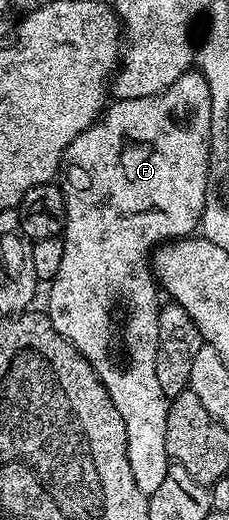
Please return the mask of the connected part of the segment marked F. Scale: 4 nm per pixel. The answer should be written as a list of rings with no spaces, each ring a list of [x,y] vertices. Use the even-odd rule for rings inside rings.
[[[187,72],[176,80],[163,92],[147,98],[120,98],[111,101],[103,109],[100,117],[92,123],[87,130],[80,132],[72,144],[62,153],[64,174],[66,170],[66,182],[61,183],[62,195],[66,198],[66,229],[62,243],[64,244],[64,260],[60,264],[60,272],[49,283],[50,286],[50,310],[48,317],[53,323],[58,334],[64,336],[90,361],[92,368],[98,374],[99,380],[104,384],[108,396],[112,396],[112,402],[116,404],[116,410],[126,425],[128,432],[128,464],[132,464],[132,480],[136,480],[136,488],[140,492],[150,495],[160,488],[168,468],[172,465],[166,451],[166,407],[168,399],[164,392],[160,392],[160,383],[156,380],[156,356],[158,355],[158,312],[160,301],[160,286],[156,281],[152,269],[152,255],[155,249],[164,242],[172,242],[179,238],[191,237],[199,229],[202,213],[208,201],[206,185],[212,179],[212,167],[210,164],[210,93],[208,84],[200,72]]]

